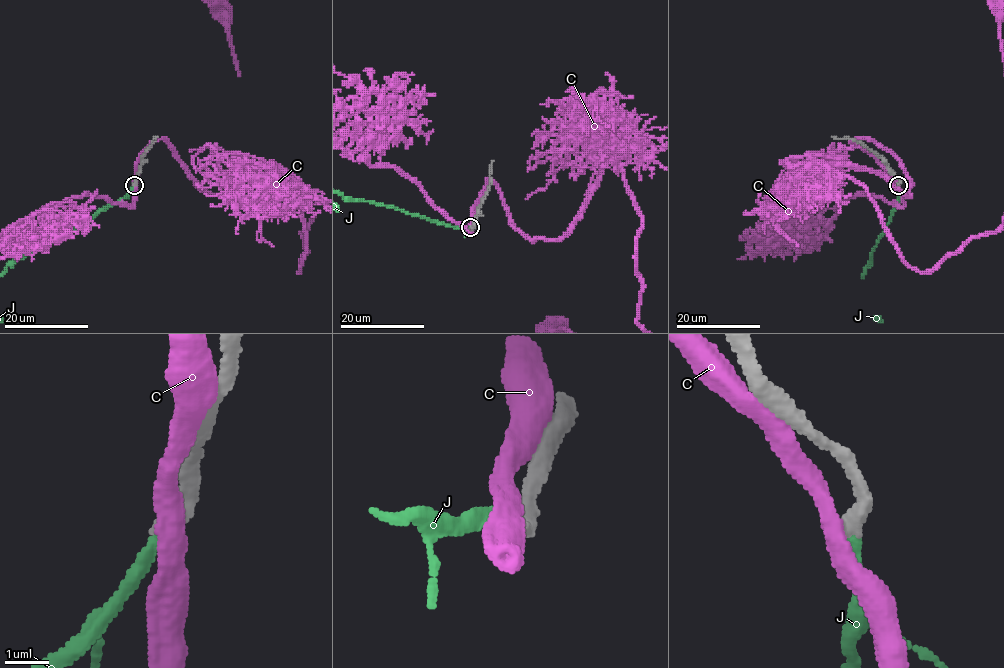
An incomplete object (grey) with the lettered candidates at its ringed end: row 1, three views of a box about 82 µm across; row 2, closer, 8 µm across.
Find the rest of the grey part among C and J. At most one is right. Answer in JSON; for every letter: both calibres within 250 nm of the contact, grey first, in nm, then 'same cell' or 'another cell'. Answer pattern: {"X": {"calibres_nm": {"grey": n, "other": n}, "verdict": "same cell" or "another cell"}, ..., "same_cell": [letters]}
{"C": {"calibres_nm": {"grey": 440, "other": 440}, "verdict": "another cell"}, "J": {"calibres_nm": {"grey": 400, "other": 320}, "verdict": "same cell"}, "same_cell": ["J"]}

